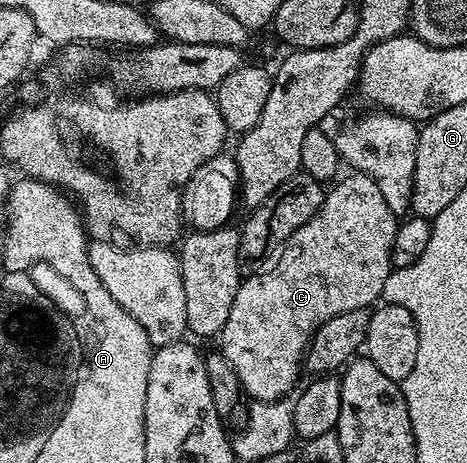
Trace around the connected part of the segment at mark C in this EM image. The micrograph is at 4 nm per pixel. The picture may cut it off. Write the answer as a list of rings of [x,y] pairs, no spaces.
[[[348,173],[348,176],[346,175],[331,184],[331,187],[333,186],[332,191],[330,187],[330,190],[324,196],[318,213],[314,213],[314,217],[310,217],[310,221],[306,221],[306,225],[302,225],[302,229],[294,232],[284,242],[283,247],[279,248],[278,254],[275,256],[275,259],[277,258],[276,264],[273,267],[268,267],[265,271],[260,271],[257,275],[250,276],[249,279],[247,276],[240,280],[240,288],[234,297],[234,305],[230,309],[230,317],[226,317],[224,330],[218,336],[218,342],[220,342],[218,343],[218,350],[224,354],[226,361],[230,361],[234,373],[238,373],[238,381],[243,385],[245,396],[249,400],[274,402],[276,399],[281,399],[291,392],[296,387],[294,386],[296,378],[302,375],[304,353],[308,350],[308,342],[312,340],[312,334],[326,321],[330,321],[330,317],[334,317],[338,313],[346,313],[350,309],[371,308],[373,306],[372,302],[375,299],[379,300],[384,294],[386,277],[394,270],[392,265],[392,246],[396,236],[398,216],[392,212],[390,205],[386,205],[386,197],[382,197],[382,191],[378,189],[378,185],[374,185],[374,181],[369,175],[361,175],[359,173]]]

